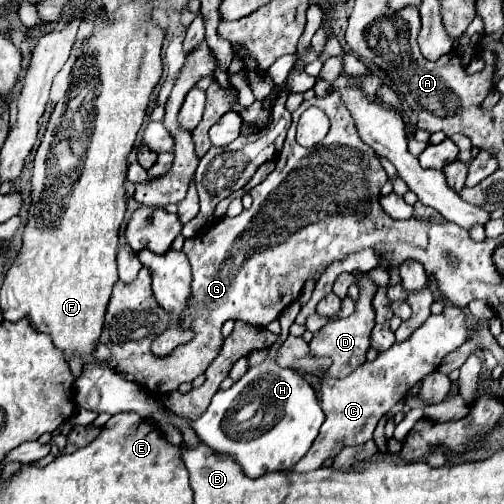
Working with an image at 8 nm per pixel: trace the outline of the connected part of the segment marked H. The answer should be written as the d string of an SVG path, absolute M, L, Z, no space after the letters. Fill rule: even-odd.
M296 300L279 316L283 328L281 338L271 348L267 360L261 366L249 368L247 374L229 390L219 390L213 396L209 408L197 420L185 418L201 442L215 452L231 456L249 478L259 478L267 472L291 470L311 448L319 434L319 426L325 420L315 390L301 378L301 374L275 364L277 348L289 334L287 328L296 319L300 309L301 304Z

